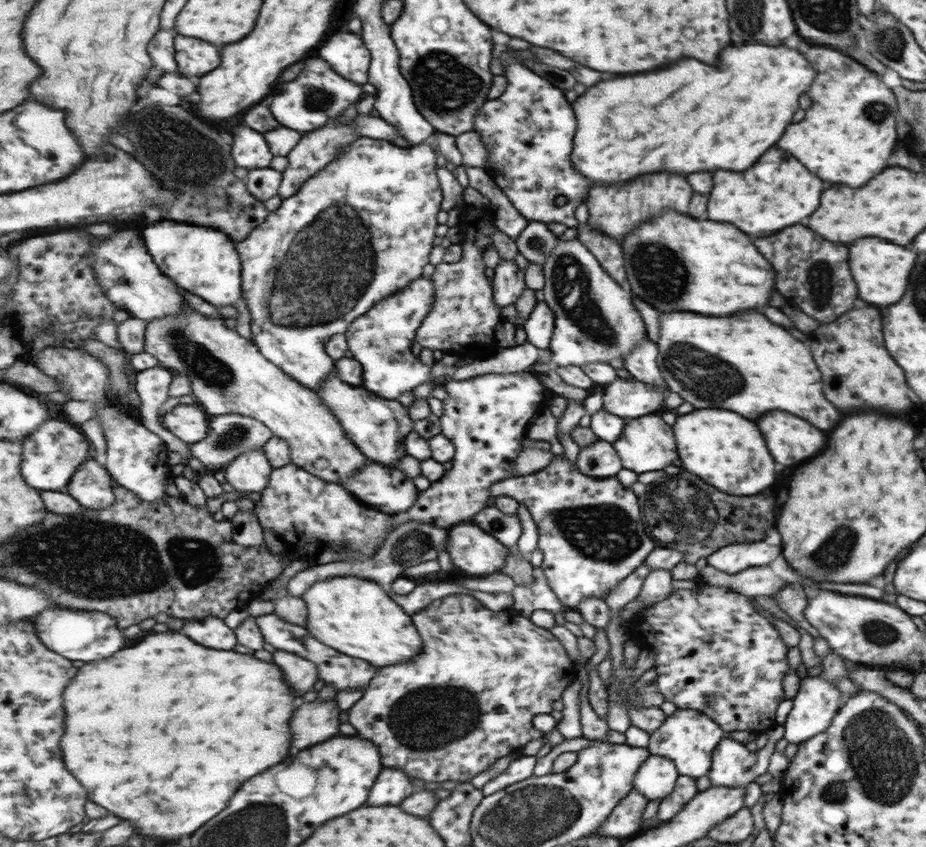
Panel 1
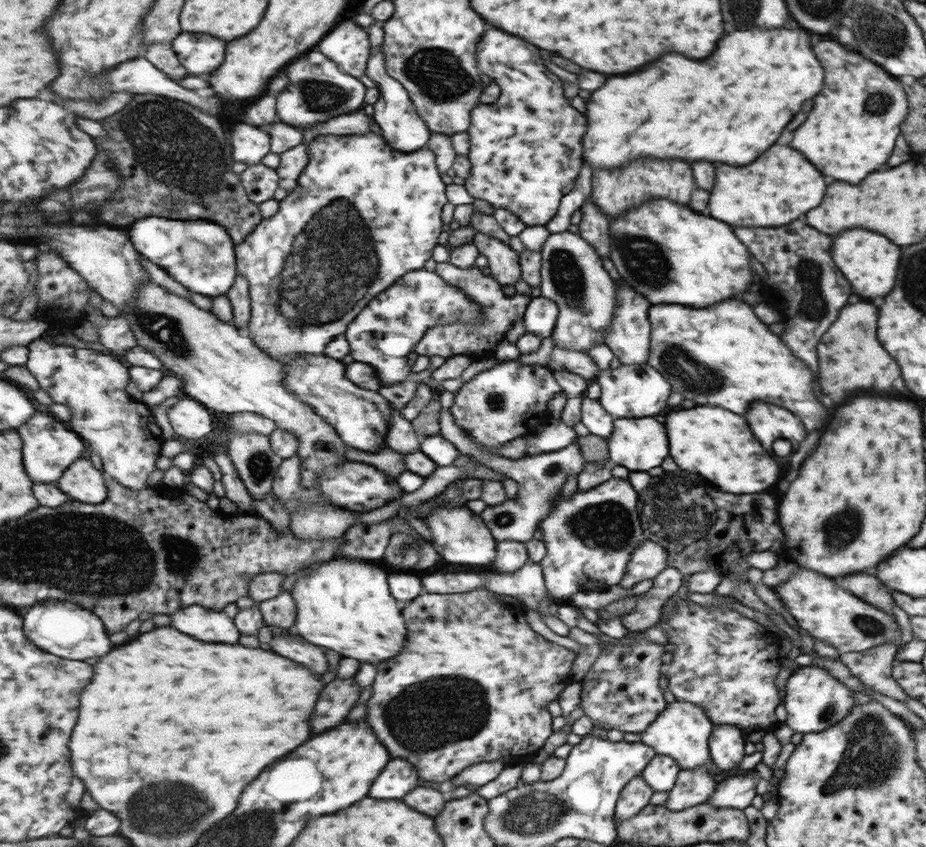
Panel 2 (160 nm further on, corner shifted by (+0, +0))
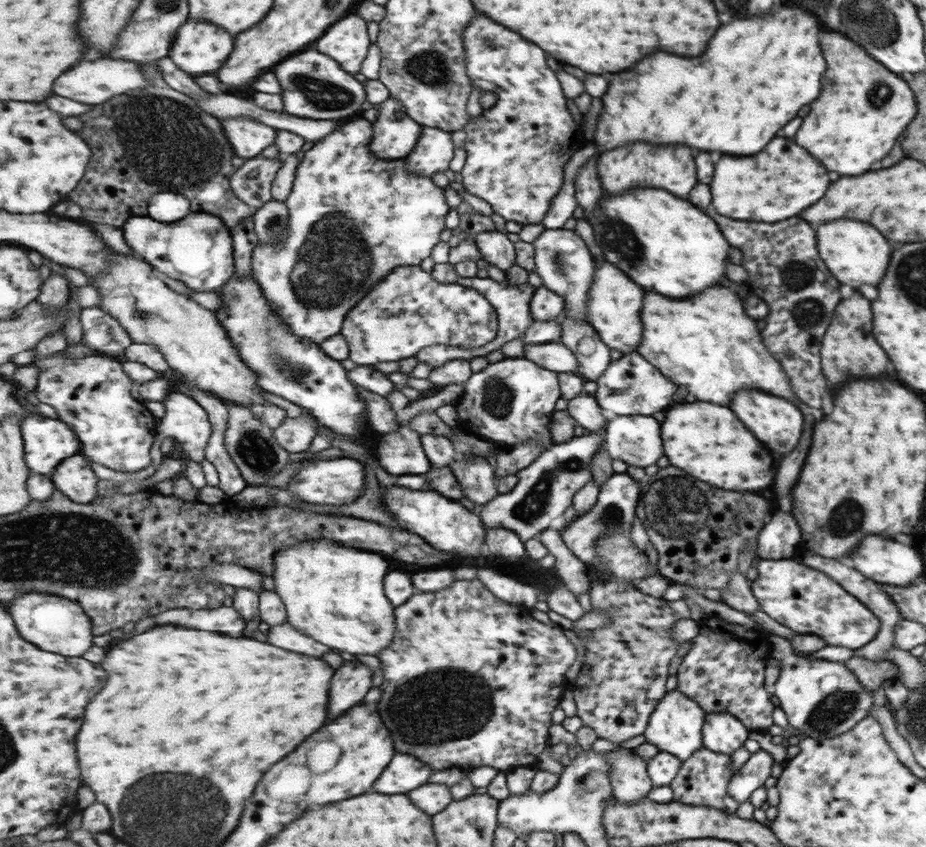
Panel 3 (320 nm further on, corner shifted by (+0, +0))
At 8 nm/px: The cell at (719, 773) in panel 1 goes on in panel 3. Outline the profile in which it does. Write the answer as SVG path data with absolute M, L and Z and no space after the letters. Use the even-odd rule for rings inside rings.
M704 713L701 727L702 746L719 754L731 755L745 738L747 730L739 720L727 713Z

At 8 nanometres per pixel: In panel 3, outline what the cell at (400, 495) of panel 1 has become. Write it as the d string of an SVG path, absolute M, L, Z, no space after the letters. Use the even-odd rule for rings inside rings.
M339 458L339 460L321 460L321 462L309 462L305 464L289 481L287 489L295 496L299 496L304 502L314 504L351 504L361 496L361 490L367 486L365 480L365 466L359 460L353 458Z

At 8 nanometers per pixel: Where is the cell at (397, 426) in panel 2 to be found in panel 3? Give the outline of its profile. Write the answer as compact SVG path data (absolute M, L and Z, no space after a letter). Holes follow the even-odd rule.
M357 386L357 390L361 392L361 398L365 398L366 413L373 430L378 431L381 435L386 435L394 433L402 425L397 422L397 411L393 410L387 398L373 392L369 394L361 386Z

